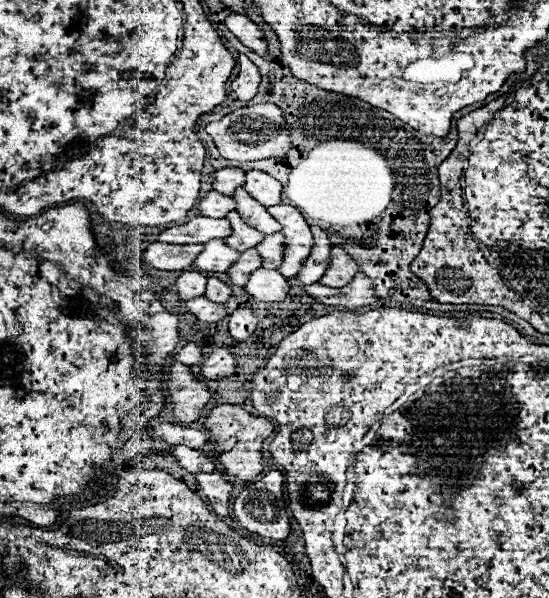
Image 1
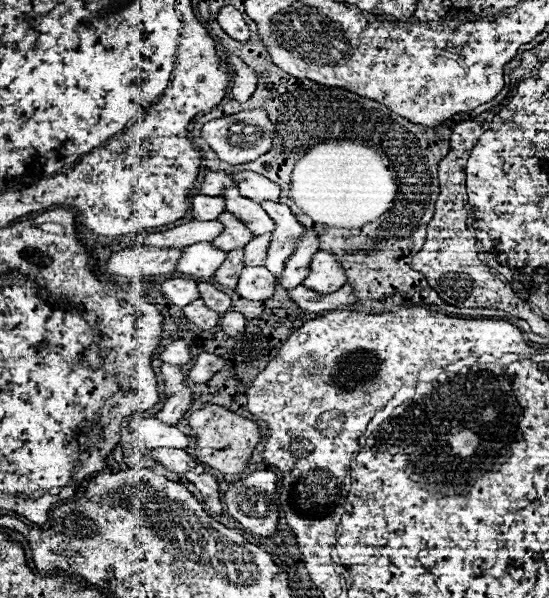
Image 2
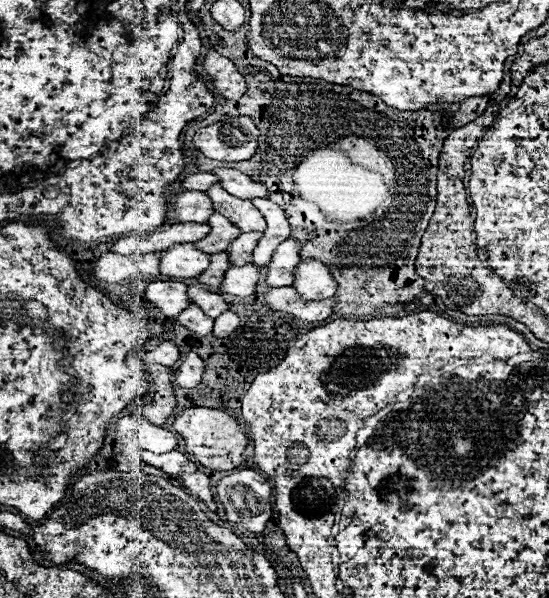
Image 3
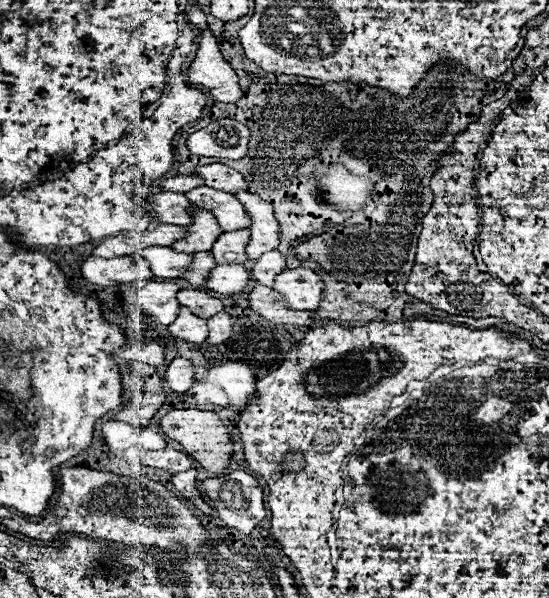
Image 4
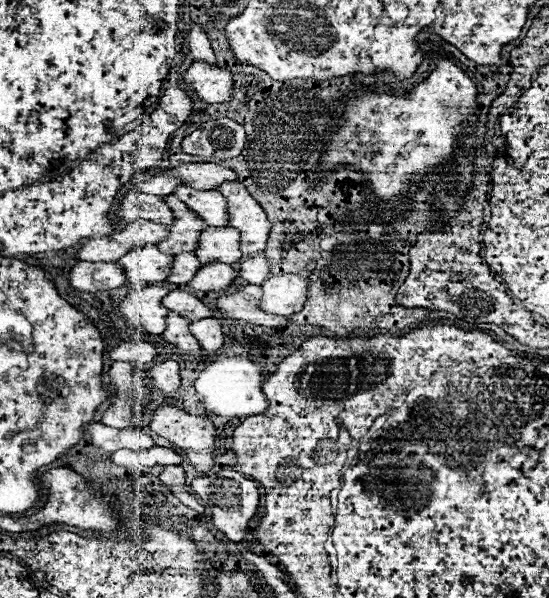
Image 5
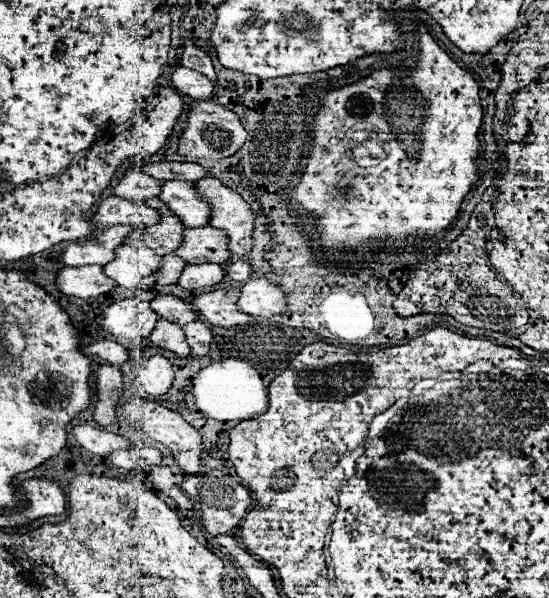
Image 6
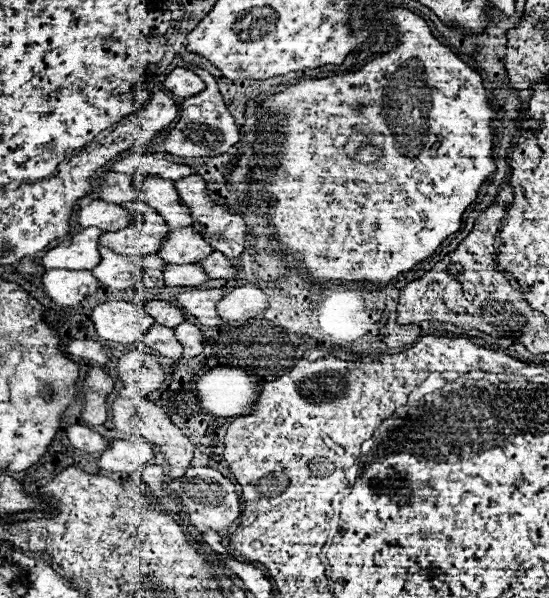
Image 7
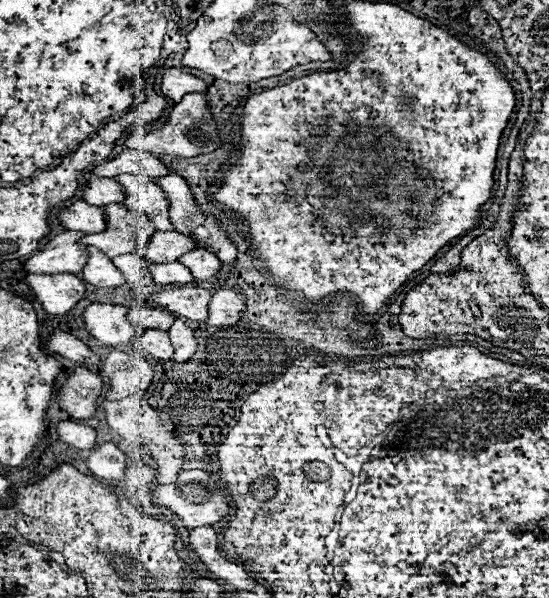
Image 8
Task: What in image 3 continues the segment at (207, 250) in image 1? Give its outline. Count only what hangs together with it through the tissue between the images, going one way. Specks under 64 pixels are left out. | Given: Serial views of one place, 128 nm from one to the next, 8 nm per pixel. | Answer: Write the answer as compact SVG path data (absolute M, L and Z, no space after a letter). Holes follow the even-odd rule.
M174 244L162 252L160 272L174 278L198 278L210 266L210 254L200 252L194 244Z

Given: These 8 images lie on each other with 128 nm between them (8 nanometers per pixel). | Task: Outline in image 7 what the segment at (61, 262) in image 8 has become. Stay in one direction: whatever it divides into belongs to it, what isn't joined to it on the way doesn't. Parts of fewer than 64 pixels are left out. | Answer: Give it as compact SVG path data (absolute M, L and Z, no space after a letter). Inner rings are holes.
M84 228L72 240L62 242L60 246L48 250L42 260L46 270L64 268L64 270L92 270L100 264L100 228Z

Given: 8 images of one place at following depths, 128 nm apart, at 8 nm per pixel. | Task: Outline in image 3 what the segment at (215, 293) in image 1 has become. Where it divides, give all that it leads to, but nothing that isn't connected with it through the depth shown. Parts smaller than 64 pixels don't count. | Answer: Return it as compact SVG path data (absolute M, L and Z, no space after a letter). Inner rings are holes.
M194 284L188 288L188 296L194 304L198 304L210 318L220 316L220 312L228 310L228 302L224 300L222 294L212 292L208 288L204 288L202 284Z

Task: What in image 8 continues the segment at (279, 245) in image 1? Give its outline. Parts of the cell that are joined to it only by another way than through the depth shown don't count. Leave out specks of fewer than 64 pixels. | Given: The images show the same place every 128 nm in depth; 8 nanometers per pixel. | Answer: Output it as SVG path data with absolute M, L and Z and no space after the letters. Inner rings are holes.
M176 230L170 232L154 232L144 256L154 264L166 264L176 262L184 252L196 250L196 240L192 236L184 236Z

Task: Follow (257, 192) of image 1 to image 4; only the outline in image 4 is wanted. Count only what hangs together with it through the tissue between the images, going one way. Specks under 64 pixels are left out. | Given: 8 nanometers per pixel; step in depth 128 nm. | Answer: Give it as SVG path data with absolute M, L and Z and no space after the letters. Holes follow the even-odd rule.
M206 164L206 166L200 166L200 168L196 168L194 176L204 178L206 186L210 186L210 188L224 190L224 192L230 192L230 194L248 190L242 174L236 172L234 168L226 166L226 164Z

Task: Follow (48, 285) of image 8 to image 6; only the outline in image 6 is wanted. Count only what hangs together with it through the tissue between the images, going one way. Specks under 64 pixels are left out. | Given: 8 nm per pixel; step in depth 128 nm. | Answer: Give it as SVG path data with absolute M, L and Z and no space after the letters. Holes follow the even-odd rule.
M64 266L56 278L56 286L66 296L76 298L94 298L100 294L110 292L116 282L104 276L102 266L88 266L88 268L68 268Z

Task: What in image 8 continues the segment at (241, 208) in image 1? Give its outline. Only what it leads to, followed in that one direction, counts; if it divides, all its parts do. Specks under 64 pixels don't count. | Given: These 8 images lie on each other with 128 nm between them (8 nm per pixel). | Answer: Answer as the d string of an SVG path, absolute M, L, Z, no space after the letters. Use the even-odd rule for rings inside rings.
M116 176L124 188L128 198L124 200L124 206L128 206L134 212L148 214L150 220L154 222L156 230L172 230L170 222L170 204L164 194L164 190L150 178L150 176Z

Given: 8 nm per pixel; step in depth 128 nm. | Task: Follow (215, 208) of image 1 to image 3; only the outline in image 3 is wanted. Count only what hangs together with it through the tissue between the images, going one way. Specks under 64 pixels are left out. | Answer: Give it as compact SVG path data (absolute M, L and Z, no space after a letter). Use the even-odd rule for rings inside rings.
M186 190L172 196L172 208L174 218L178 222L208 222L208 216L212 216L214 206L212 200L204 192Z

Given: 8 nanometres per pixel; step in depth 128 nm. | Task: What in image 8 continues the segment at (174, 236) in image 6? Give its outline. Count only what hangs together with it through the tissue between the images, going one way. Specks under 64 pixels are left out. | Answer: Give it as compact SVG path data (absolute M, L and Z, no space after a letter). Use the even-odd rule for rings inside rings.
M108 204L104 206L104 212L108 218L108 228L104 232L84 236L82 244L96 246L110 258L144 250L148 246L148 236L156 232L148 216L140 216L140 212L128 212L124 204Z

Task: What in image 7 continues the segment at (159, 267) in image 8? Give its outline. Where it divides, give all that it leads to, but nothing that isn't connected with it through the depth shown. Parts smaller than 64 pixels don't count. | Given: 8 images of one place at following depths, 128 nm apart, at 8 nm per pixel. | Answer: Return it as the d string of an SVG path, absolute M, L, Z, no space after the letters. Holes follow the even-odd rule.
M172 264L164 268L166 286L200 286L208 282L208 274L200 264Z

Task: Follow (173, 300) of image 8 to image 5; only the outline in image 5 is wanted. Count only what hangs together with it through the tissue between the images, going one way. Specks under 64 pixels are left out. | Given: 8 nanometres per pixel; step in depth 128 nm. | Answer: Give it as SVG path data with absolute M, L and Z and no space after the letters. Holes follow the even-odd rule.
M248 284L240 292L232 296L222 296L214 302L214 310L220 312L220 318L232 318L232 320L244 320L248 324L258 326L286 326L290 324L288 316L274 316L260 308L262 300L262 288Z

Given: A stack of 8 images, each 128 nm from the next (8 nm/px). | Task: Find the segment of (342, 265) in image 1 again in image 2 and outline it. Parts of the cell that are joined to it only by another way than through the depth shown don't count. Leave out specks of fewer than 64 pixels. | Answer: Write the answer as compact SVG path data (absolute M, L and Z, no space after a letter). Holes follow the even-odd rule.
M320 250L314 254L310 274L302 284L320 294L330 294L330 292L336 292L340 286L344 286L346 280L348 280L346 272L340 266L338 258L326 250Z

